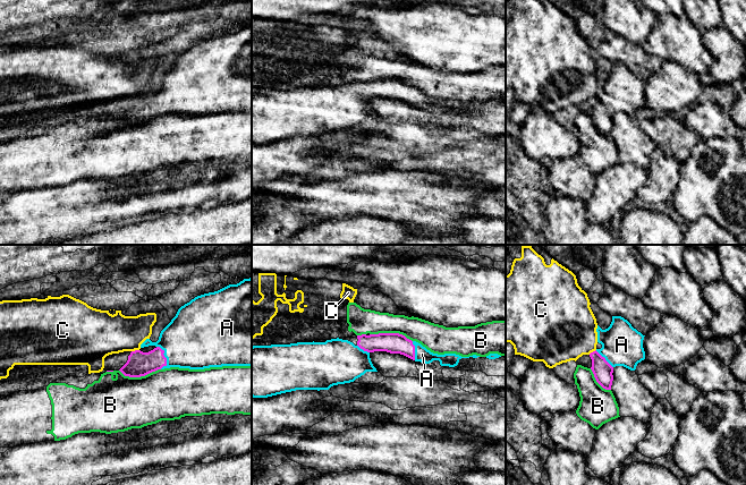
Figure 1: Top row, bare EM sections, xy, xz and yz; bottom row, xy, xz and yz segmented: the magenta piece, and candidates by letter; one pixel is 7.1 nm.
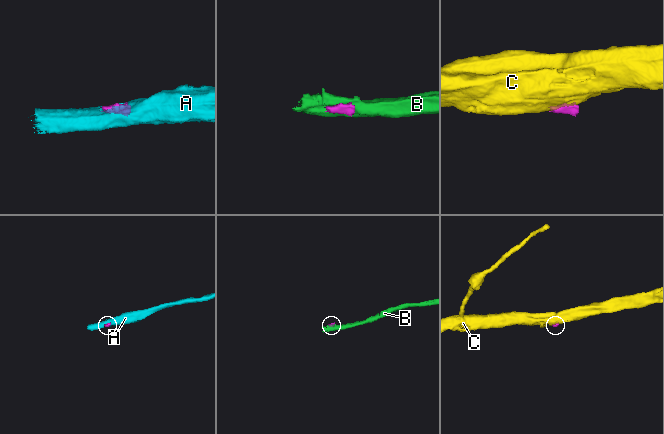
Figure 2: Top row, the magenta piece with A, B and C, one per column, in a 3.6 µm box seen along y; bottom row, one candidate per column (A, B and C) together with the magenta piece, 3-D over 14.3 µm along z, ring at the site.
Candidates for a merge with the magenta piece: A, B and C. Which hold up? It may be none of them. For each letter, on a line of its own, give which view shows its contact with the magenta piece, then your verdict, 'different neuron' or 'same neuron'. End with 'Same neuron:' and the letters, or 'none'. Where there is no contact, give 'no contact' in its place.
A: xy | same neuron
B: xz | different neuron
C: xy | different neuron
Same neuron: A

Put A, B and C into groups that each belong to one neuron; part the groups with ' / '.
A / B / C

